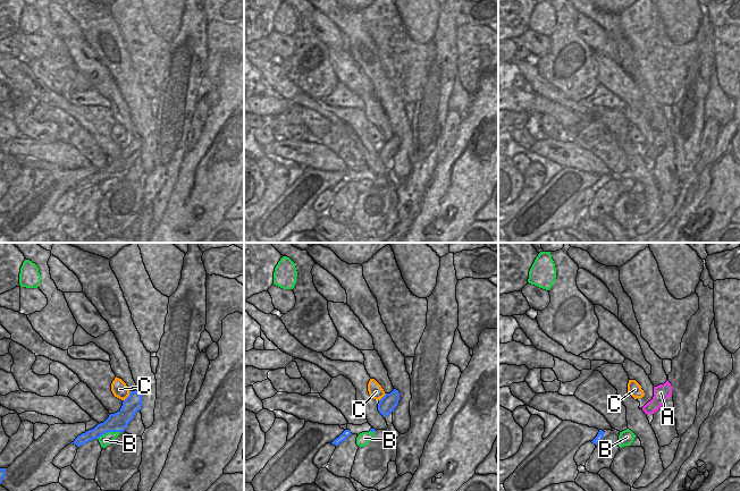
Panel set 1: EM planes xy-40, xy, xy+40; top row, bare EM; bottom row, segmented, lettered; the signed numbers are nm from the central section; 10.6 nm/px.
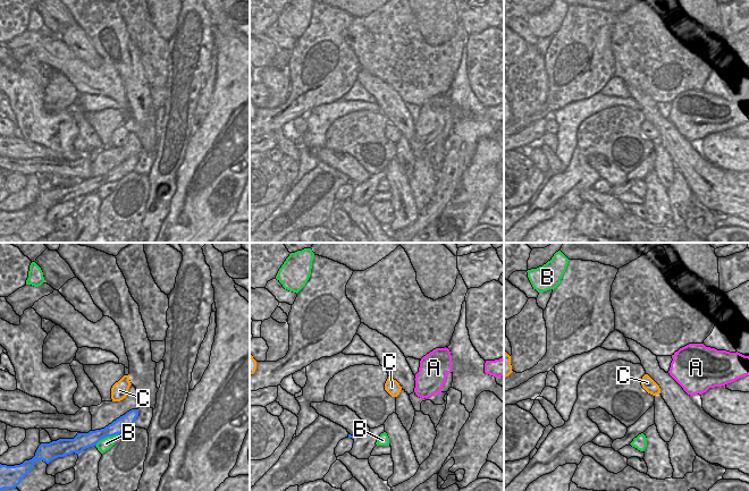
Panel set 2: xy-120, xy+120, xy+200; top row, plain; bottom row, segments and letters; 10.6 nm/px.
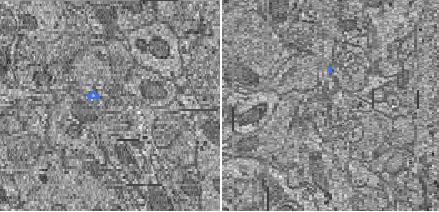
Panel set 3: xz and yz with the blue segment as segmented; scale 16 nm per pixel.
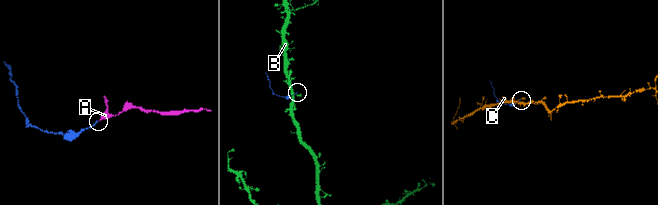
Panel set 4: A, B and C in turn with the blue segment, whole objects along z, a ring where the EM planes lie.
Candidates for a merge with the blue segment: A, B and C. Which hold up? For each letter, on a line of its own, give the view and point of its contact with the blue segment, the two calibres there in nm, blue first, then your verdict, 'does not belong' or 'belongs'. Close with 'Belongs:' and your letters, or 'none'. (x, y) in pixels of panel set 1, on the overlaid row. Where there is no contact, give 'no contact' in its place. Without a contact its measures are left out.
A: no contact; belongs
B: meets blue in xy-40 at (108, 431); 200 nm thick on the blue side, 130 nm on the other; does not belong
C: meets blue in xy-40 at (128, 396); 190 nm thick on the blue side, 170 nm on the other; does not belong
Belongs: A

